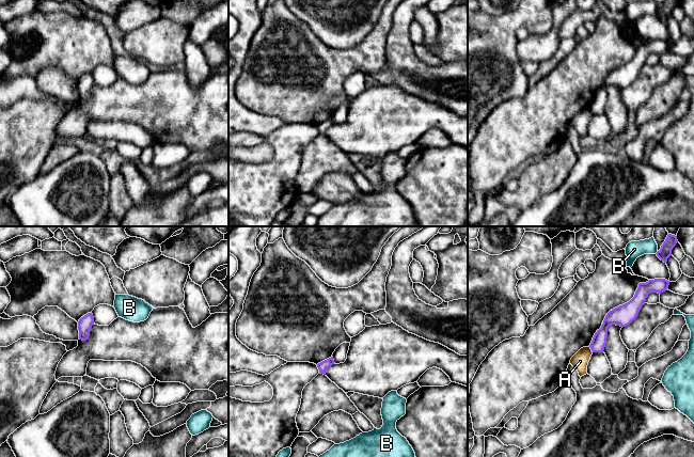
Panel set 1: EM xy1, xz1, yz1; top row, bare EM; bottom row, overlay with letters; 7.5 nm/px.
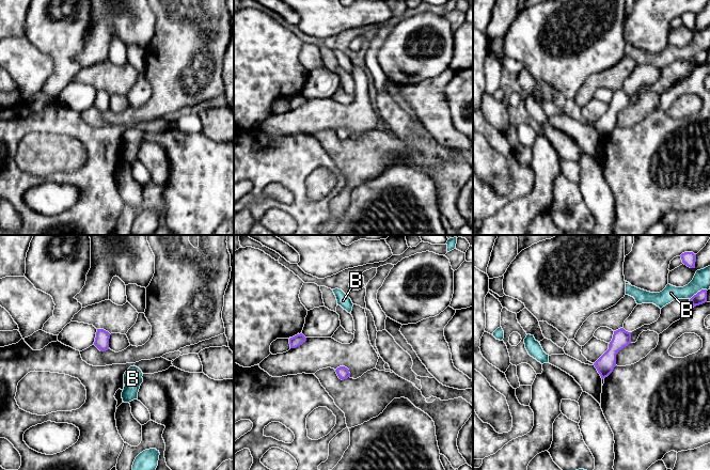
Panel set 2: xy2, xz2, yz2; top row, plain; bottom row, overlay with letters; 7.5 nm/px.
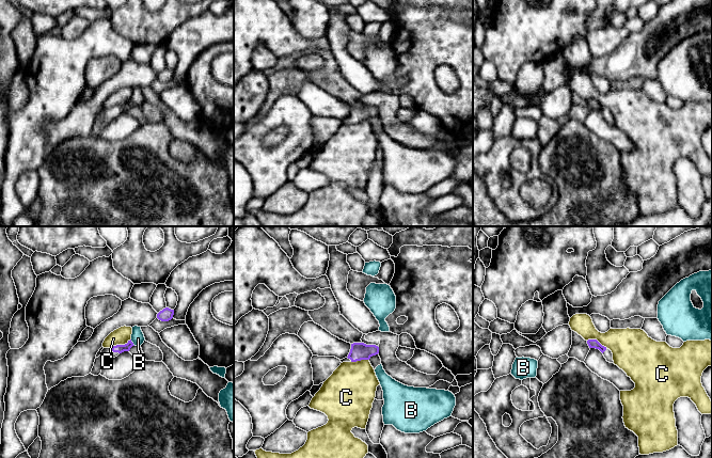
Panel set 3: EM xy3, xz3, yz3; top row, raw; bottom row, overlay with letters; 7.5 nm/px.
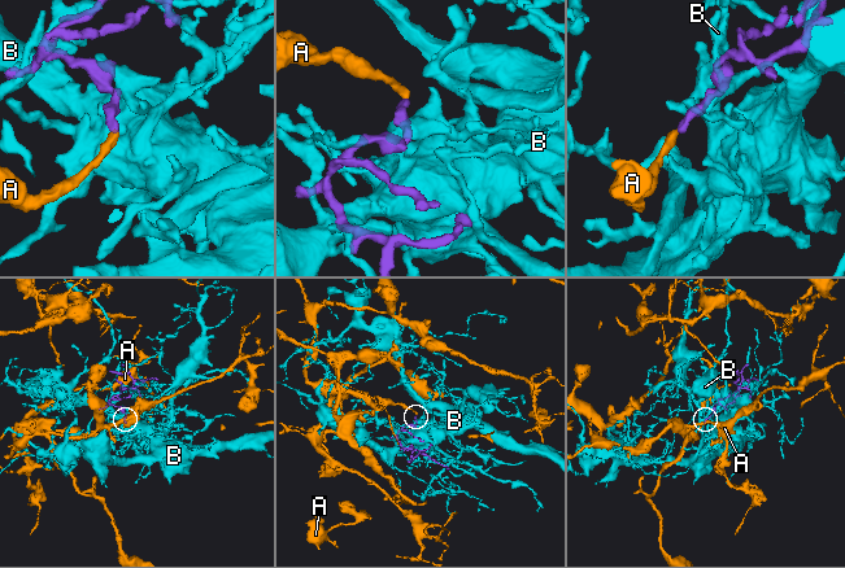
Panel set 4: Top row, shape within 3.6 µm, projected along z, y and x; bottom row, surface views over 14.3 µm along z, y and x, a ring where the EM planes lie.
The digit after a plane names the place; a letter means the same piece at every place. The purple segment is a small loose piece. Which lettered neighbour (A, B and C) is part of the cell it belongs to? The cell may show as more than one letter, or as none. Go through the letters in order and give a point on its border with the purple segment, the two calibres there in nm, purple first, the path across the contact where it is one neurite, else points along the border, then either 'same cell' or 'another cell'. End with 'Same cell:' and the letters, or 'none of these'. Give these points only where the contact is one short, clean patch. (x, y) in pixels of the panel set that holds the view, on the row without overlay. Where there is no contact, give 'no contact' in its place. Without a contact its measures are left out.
A: meets purple in yz1 at (590, 109); 110 nm thick on the purple side, 130 nm on the other; border along yz1 (589, 107), (593, 112); another cell
B: meets purple in xy3 at (132, 104); 60 nm thick on the purple side, 100 nm on the other; another cell
C: meets purple in xy3 at (120, 106); 60 nm thick on the purple side, 130 nm on the other; another cell
Same cell: none of these

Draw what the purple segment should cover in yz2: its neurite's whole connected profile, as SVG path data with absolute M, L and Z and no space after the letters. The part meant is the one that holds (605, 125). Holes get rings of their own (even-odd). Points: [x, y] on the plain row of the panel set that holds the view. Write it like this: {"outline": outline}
{"outline": "M620 89L614 92L609 110L594 124L601 139L608 138L616 126L616 115L631 104L631 93Z"}

